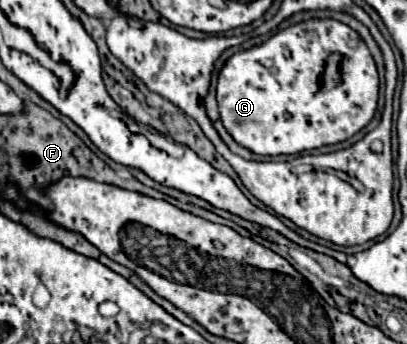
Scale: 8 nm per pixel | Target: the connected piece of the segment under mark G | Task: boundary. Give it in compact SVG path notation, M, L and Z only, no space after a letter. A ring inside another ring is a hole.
M309 20L279 30L265 44L231 56L219 74L217 102L225 128L239 144L253 150L255 154L277 156L299 154L303 150L313 150L351 138L373 118L377 106L377 92L379 76L361 36L347 24L341 24L337 20ZM333 52L343 54L343 84L333 90L321 90L325 60Z

